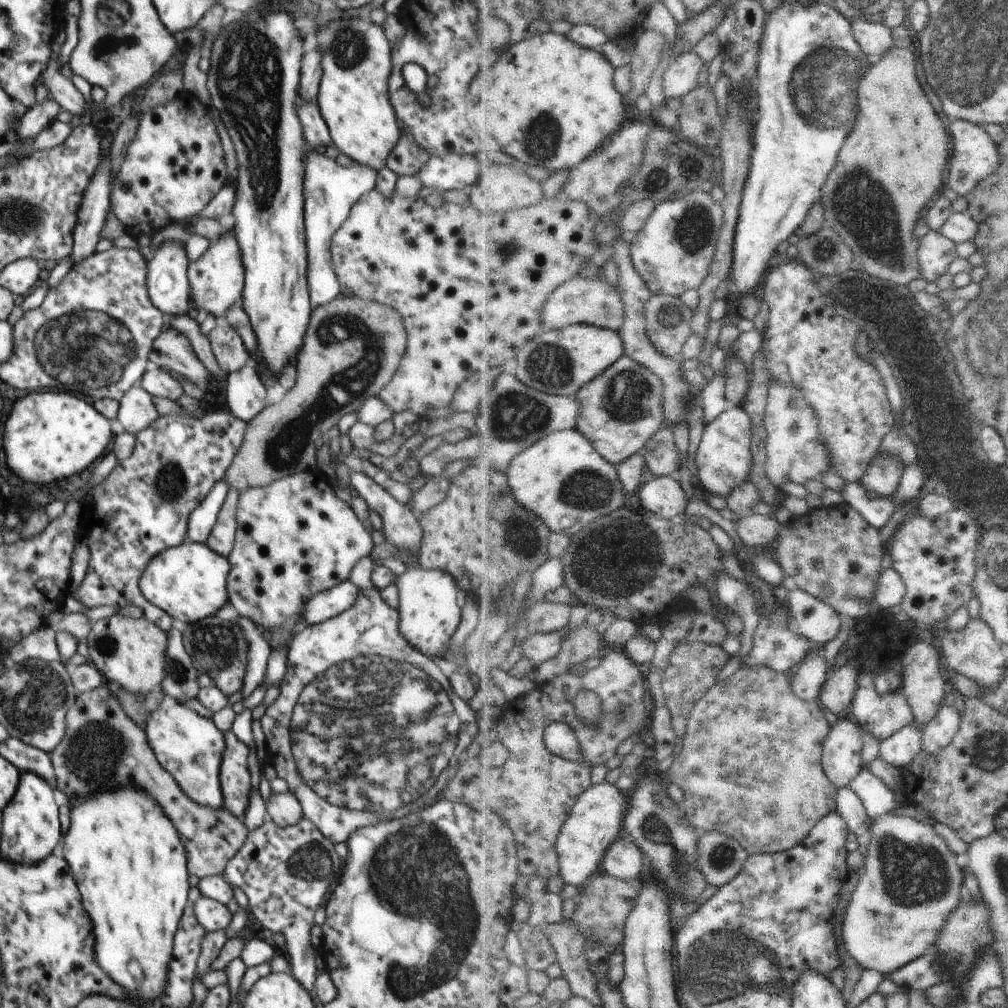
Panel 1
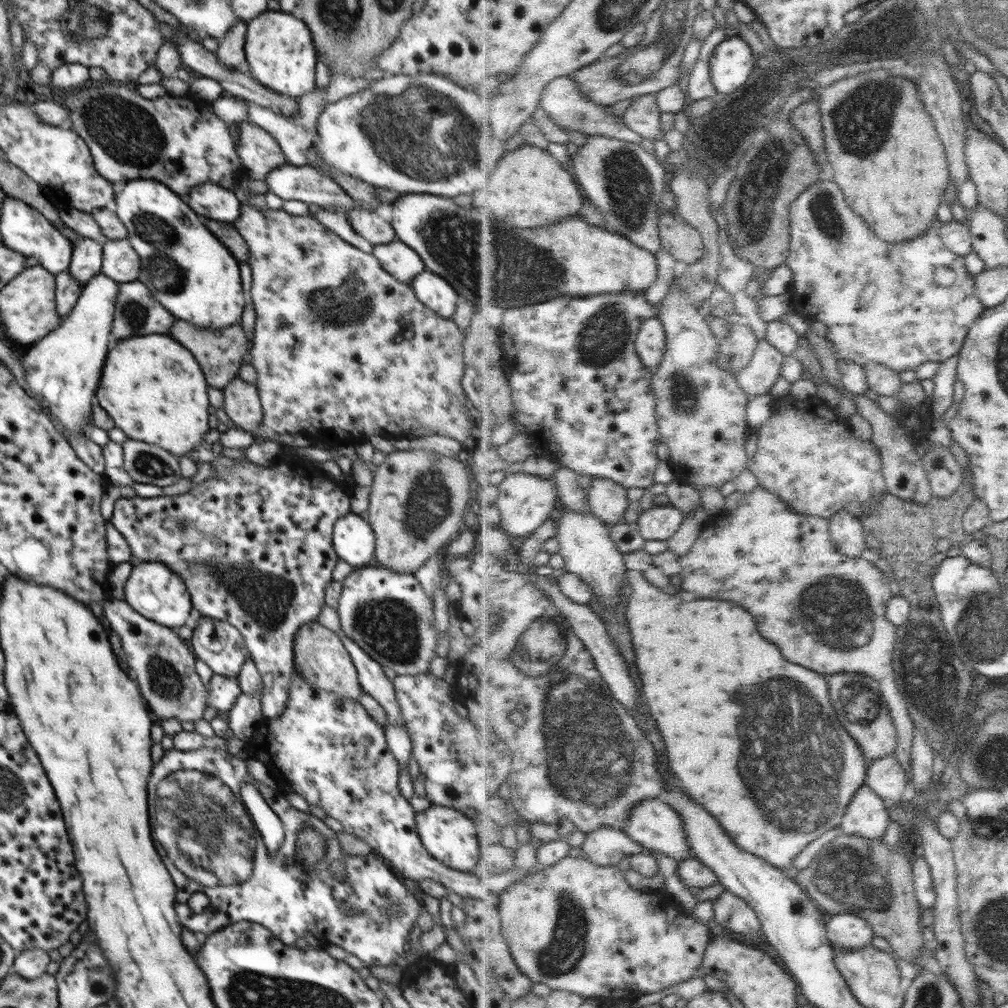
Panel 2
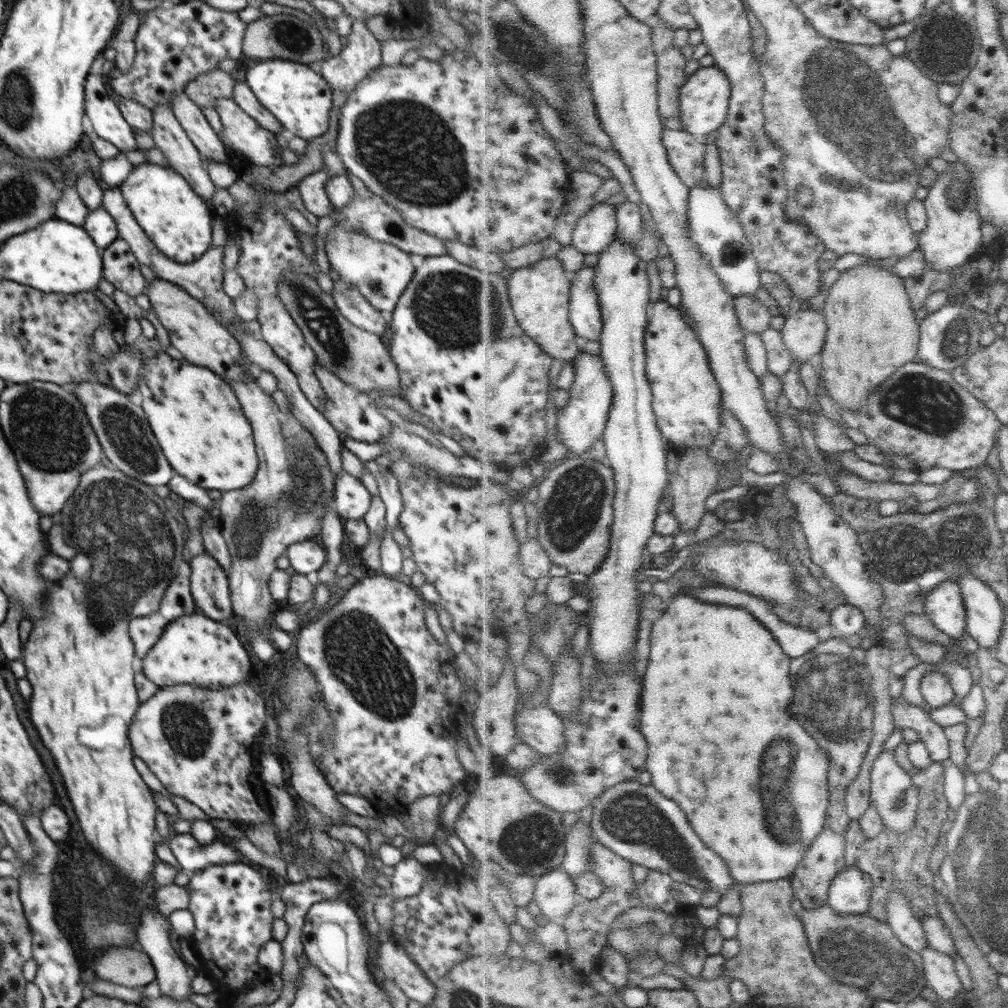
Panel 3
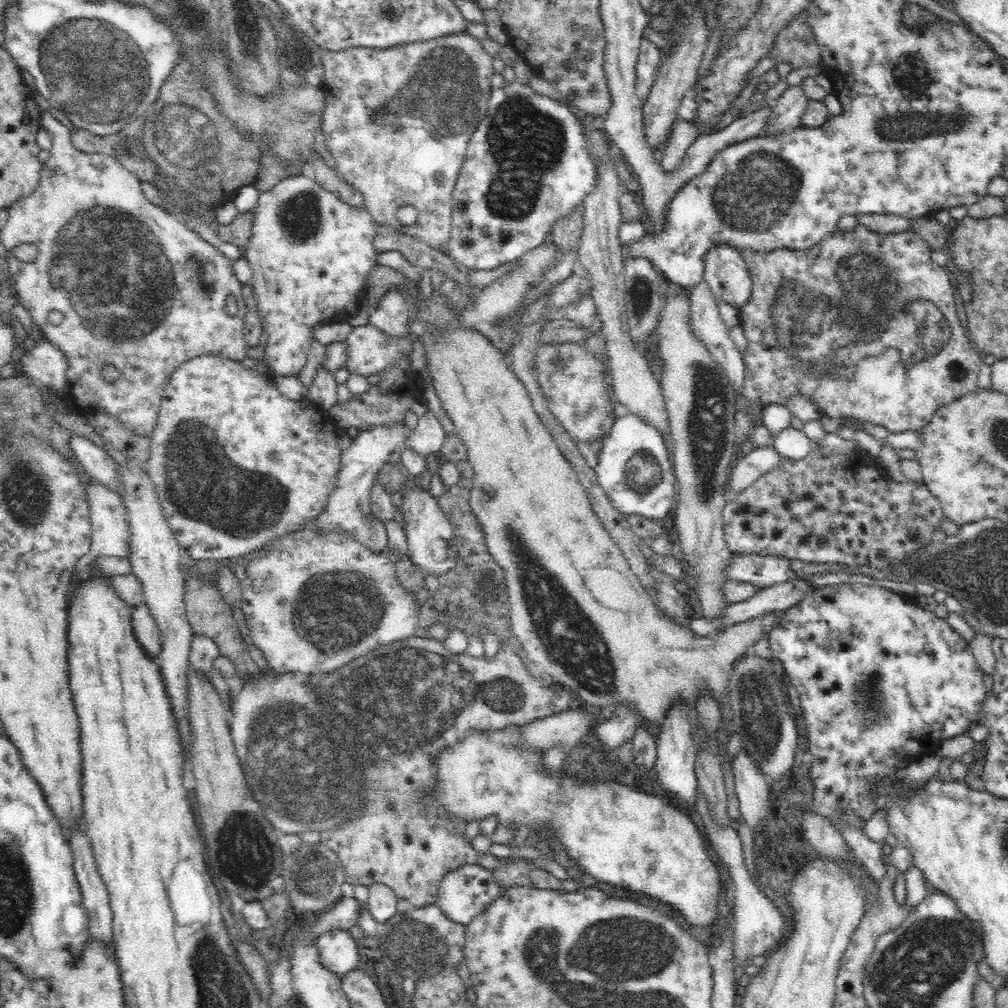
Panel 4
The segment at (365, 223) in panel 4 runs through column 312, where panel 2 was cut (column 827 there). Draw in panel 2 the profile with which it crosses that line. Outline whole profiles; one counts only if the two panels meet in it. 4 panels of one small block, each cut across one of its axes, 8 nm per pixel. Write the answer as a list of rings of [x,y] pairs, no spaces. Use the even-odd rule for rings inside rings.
[[[824,180],[816,183],[814,186],[805,190],[798,200],[793,204],[791,210],[791,255],[787,264],[795,270],[795,283],[798,292],[796,292],[796,308],[798,310],[808,310],[812,314],[816,314],[822,322],[826,322],[830,326],[830,336],[836,342],[830,346],[834,350],[837,362],[856,362],[862,364],[866,369],[872,364],[884,364],[890,366],[897,372],[918,371],[920,366],[926,362],[942,363],[948,358],[958,356],[960,350],[963,349],[967,335],[971,331],[971,327],[983,314],[986,308],[978,294],[974,294],[974,276],[970,276],[967,269],[966,258],[964,255],[956,254],[944,242],[940,235],[938,225],[934,223],[924,232],[924,236],[919,236],[916,240],[906,240],[904,244],[886,244],[882,242],[876,232],[866,224],[866,220],[859,211],[847,199],[847,191],[840,186],[837,180]]]

